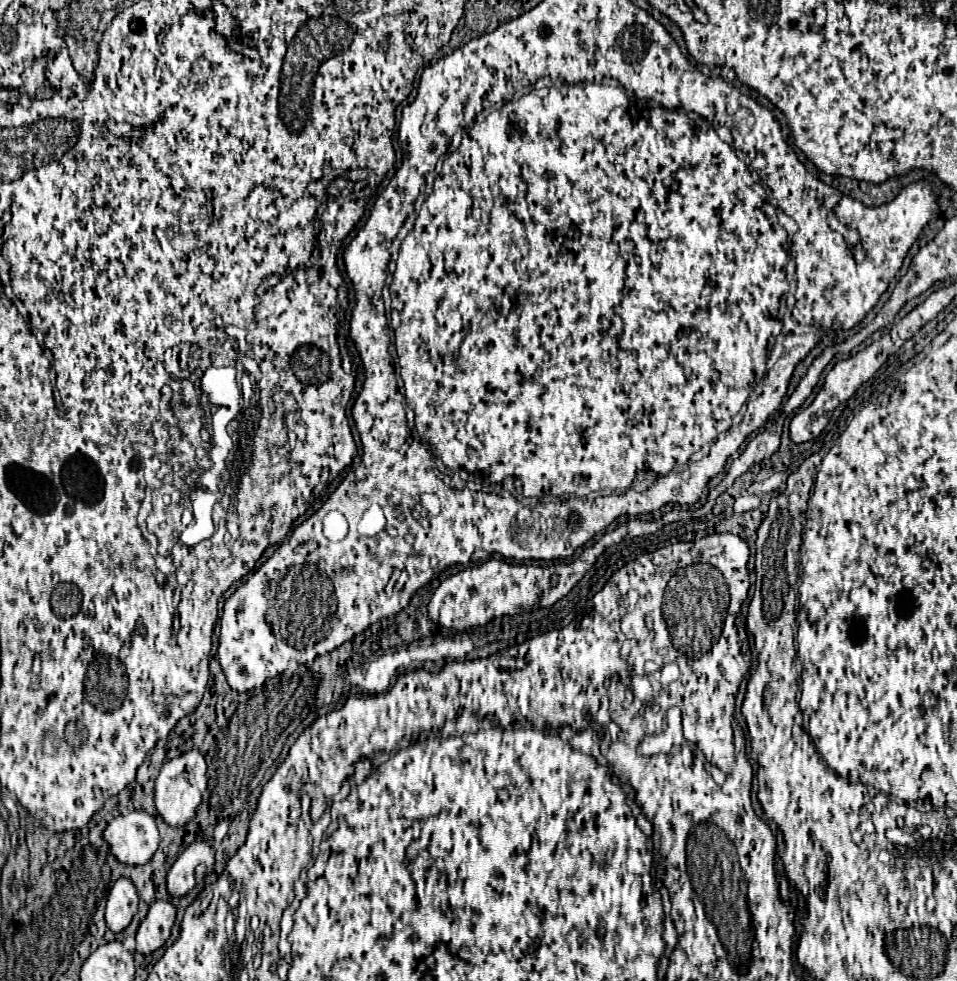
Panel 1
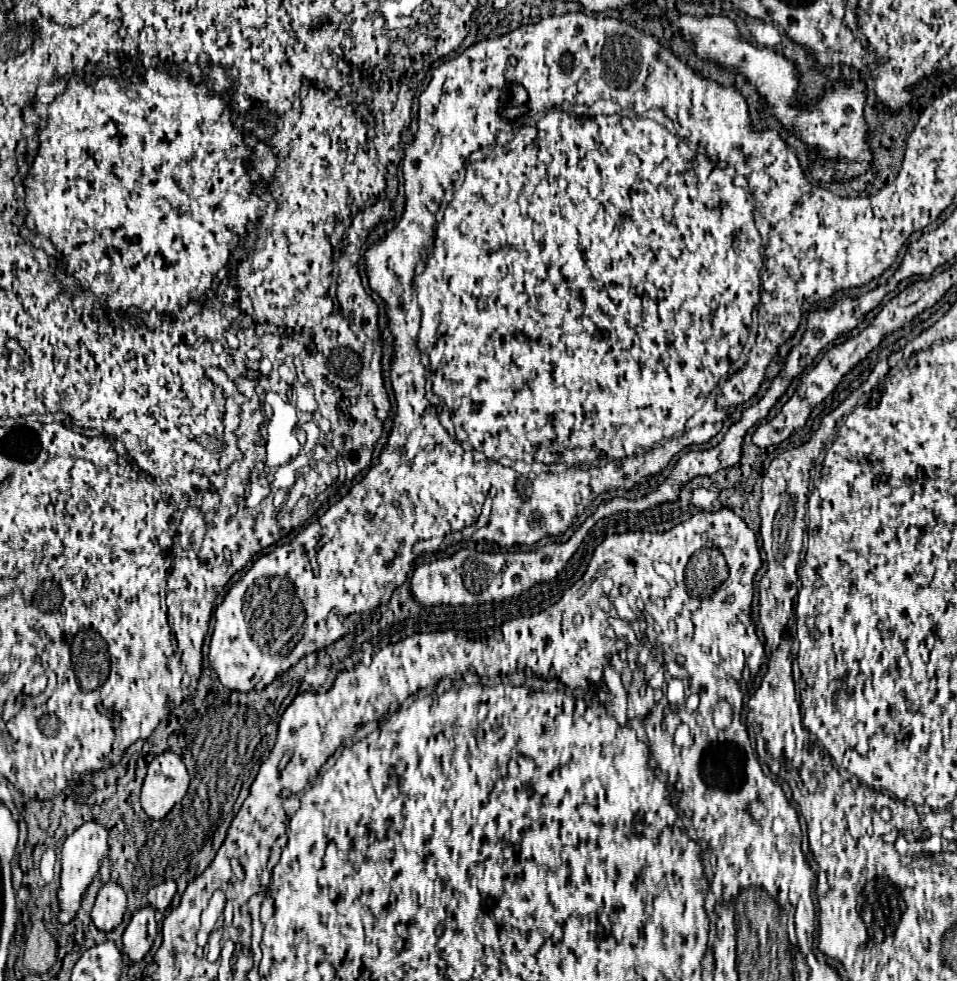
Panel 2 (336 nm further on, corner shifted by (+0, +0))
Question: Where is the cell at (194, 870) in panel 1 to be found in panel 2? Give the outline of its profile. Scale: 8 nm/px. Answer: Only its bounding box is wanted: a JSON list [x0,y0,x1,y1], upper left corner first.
[147,880,177,912]

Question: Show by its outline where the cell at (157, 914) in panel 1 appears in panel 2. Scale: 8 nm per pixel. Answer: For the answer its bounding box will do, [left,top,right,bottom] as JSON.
[123,906,157,962]

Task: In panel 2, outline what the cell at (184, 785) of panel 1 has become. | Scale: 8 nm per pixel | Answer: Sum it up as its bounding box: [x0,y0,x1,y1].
[141,752,189,820]

